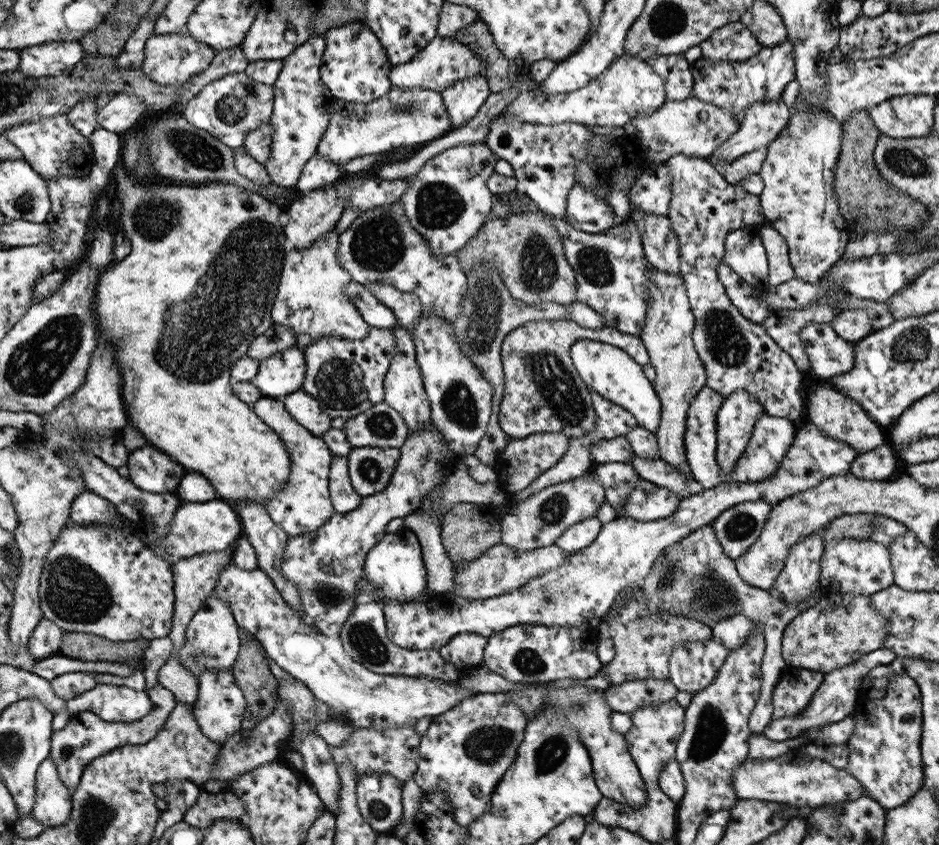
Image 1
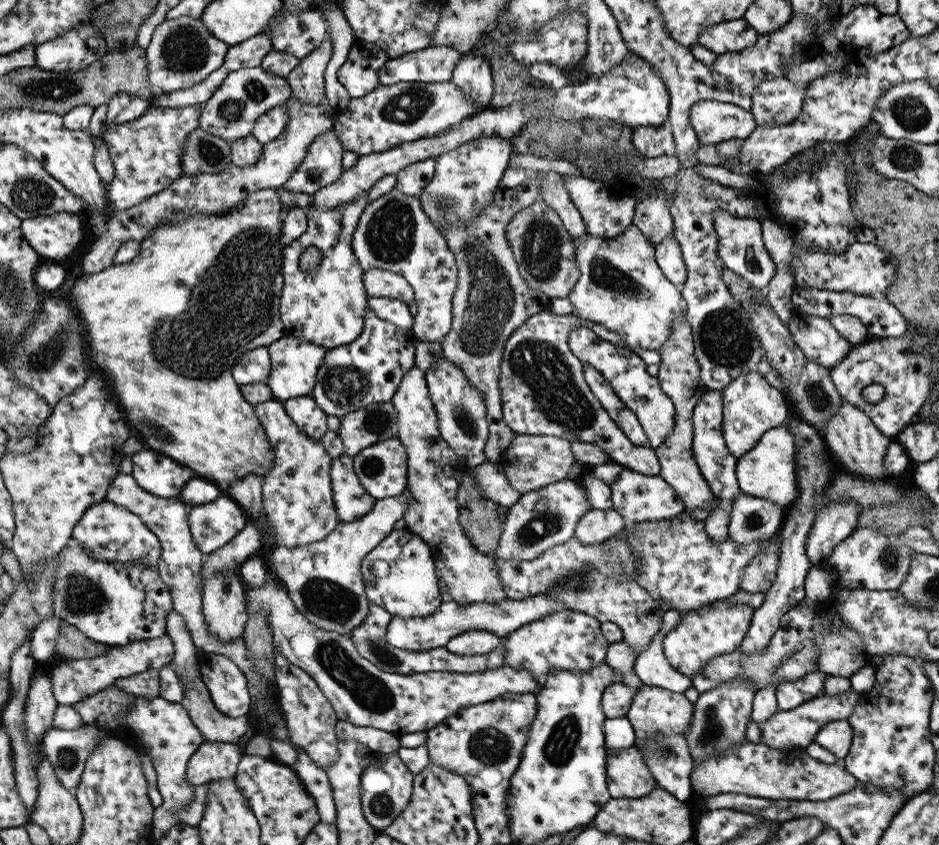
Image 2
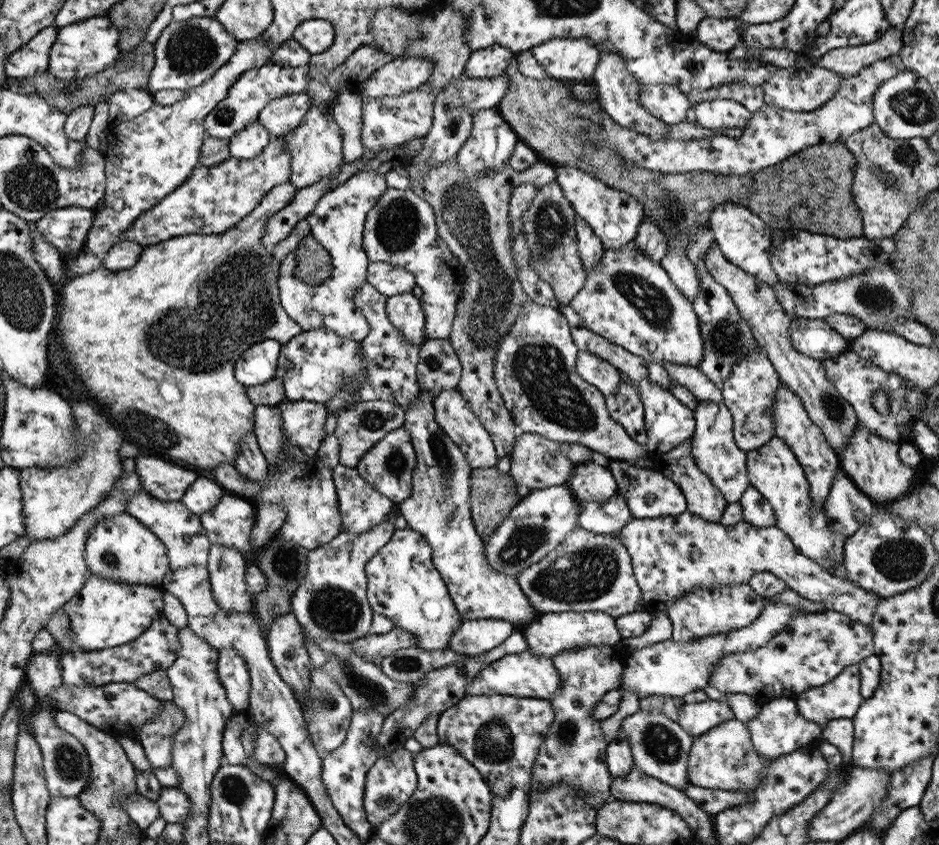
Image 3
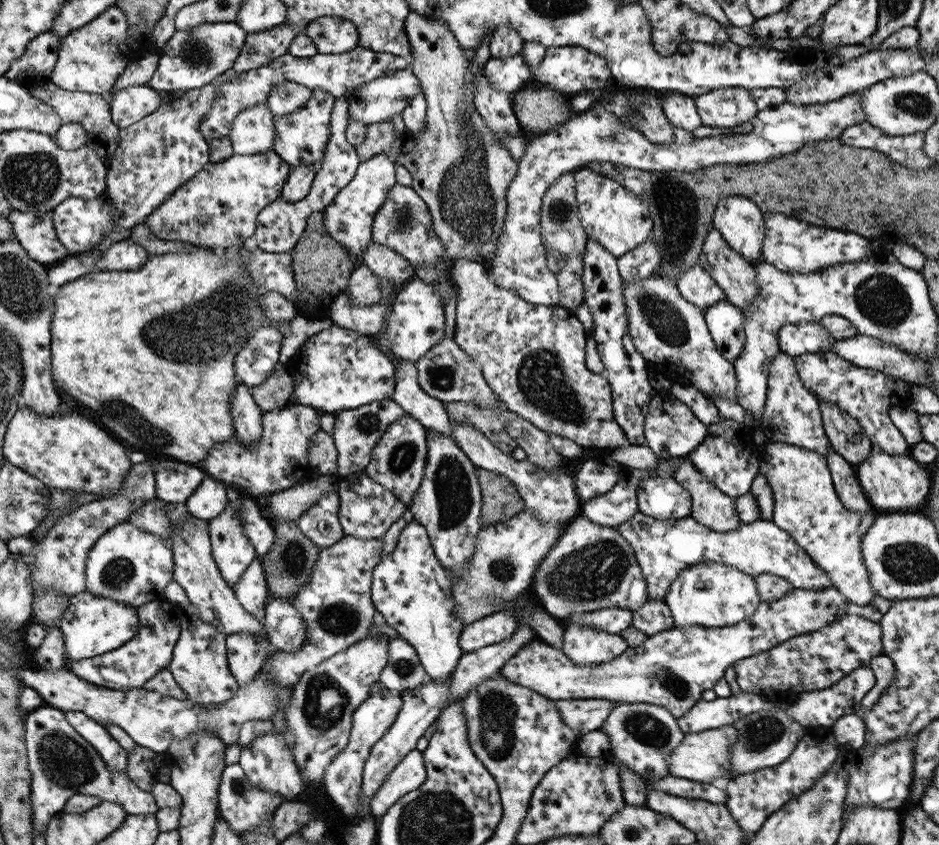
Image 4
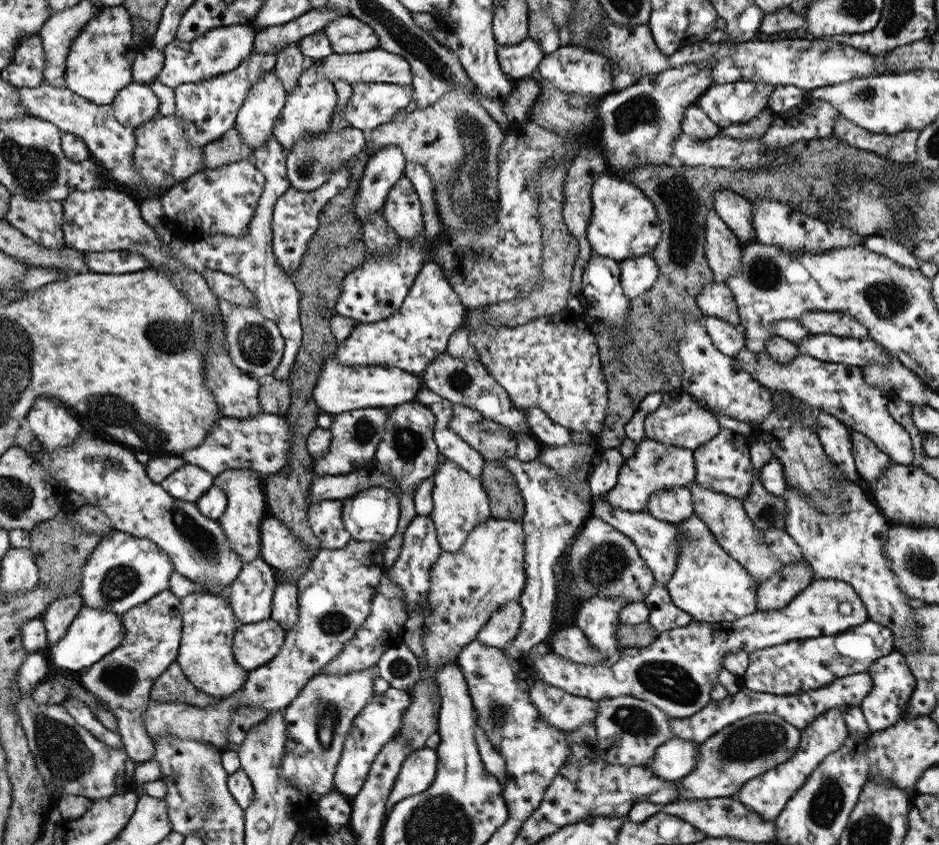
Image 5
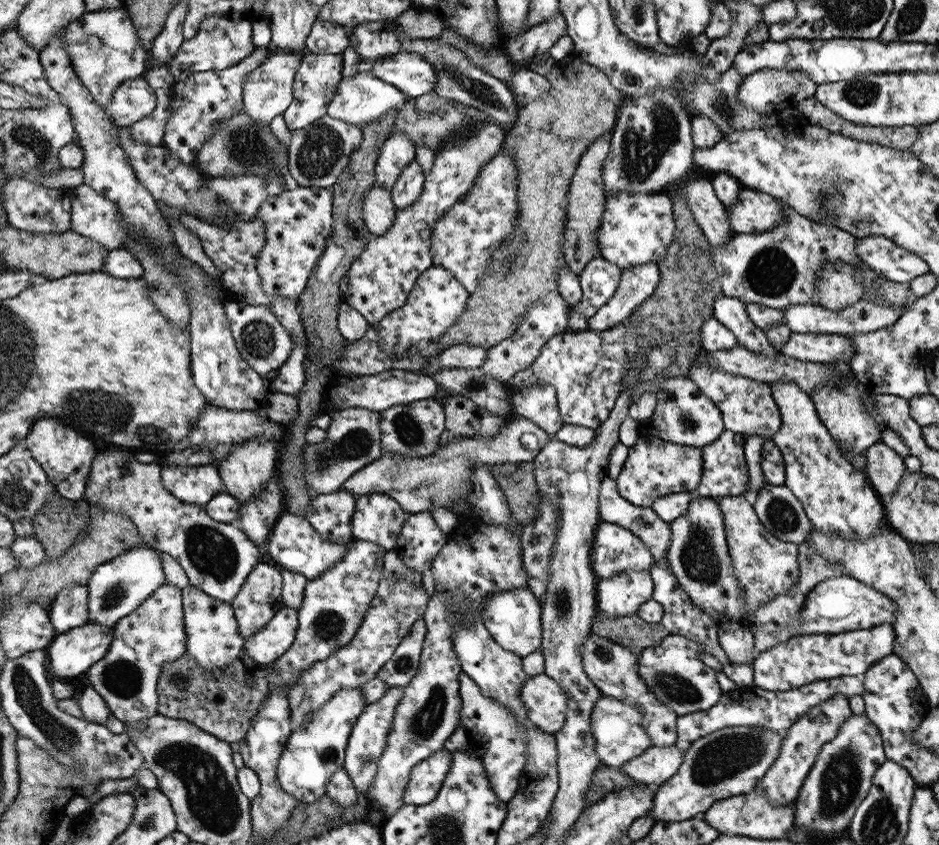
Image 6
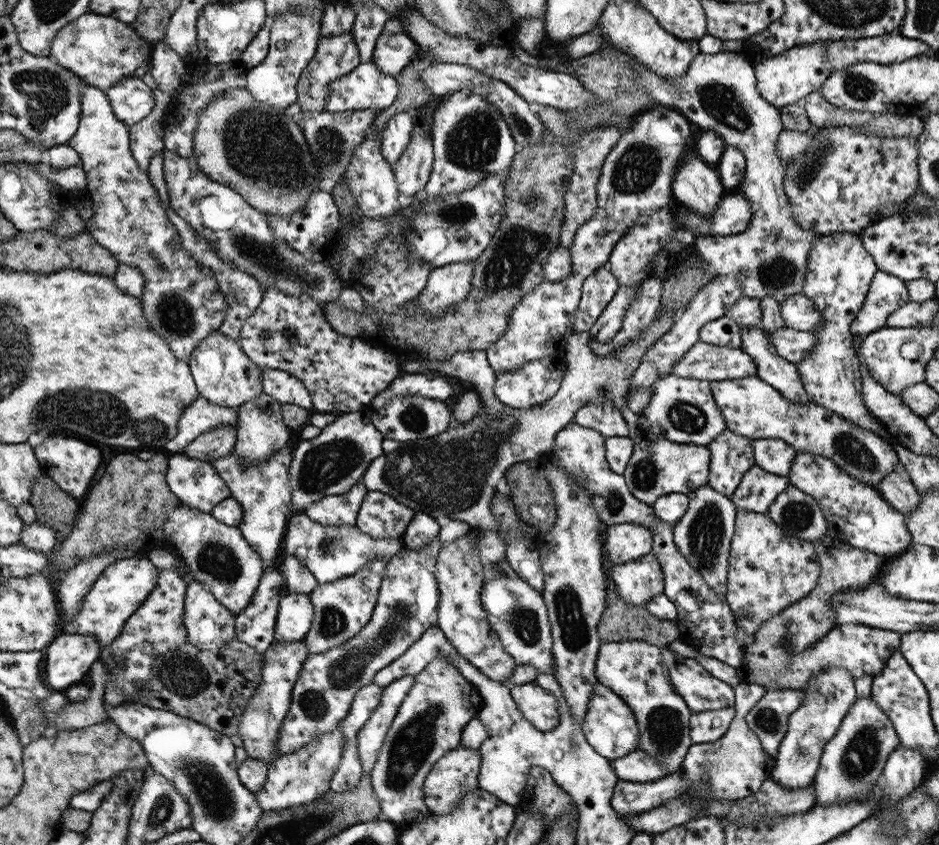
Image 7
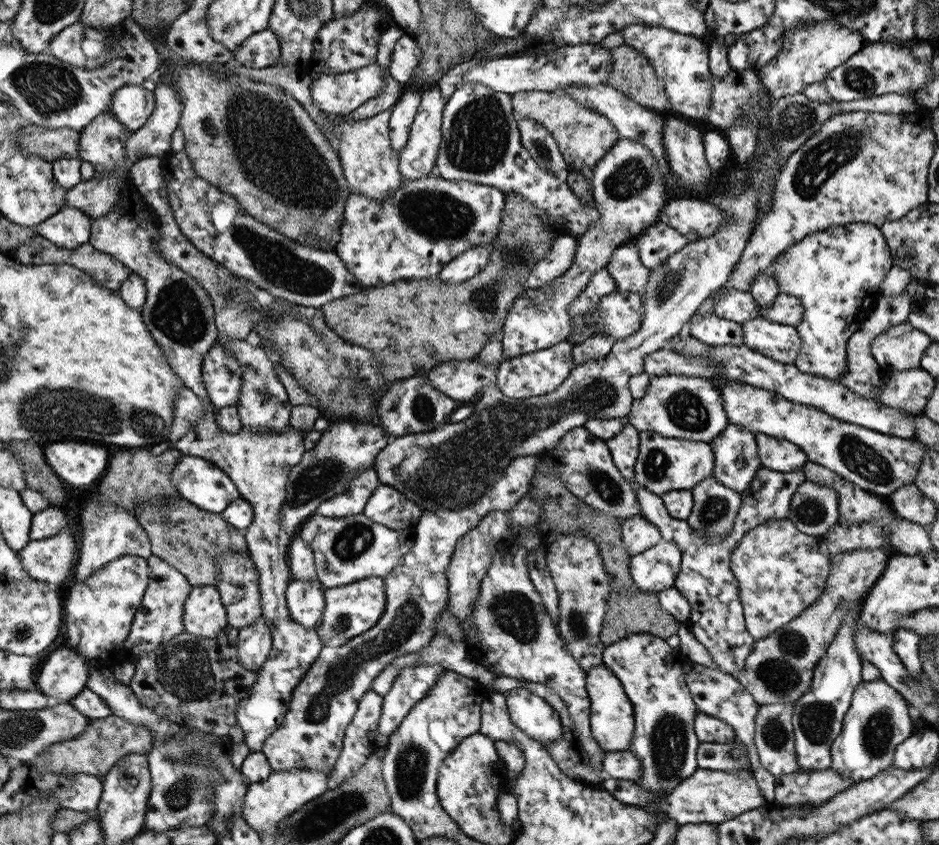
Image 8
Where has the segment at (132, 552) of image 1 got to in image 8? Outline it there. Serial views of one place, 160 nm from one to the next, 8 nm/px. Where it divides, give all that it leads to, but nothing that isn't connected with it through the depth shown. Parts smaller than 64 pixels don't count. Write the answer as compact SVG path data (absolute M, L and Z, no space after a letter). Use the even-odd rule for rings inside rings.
M72 646L55 649L48 659L38 666L35 679L37 690L45 694L52 703L72 702L73 698L88 686L88 661L89 659Z

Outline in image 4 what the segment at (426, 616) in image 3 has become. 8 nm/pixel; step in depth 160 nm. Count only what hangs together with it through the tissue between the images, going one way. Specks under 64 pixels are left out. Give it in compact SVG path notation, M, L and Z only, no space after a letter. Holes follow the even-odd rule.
M414 520L408 523L397 548L381 557L382 566L373 570L377 612L384 617L391 631L398 632L415 648L429 678L447 681L458 664L457 660L465 653L459 645L463 622L458 620L454 610L450 574L441 565L426 527Z

